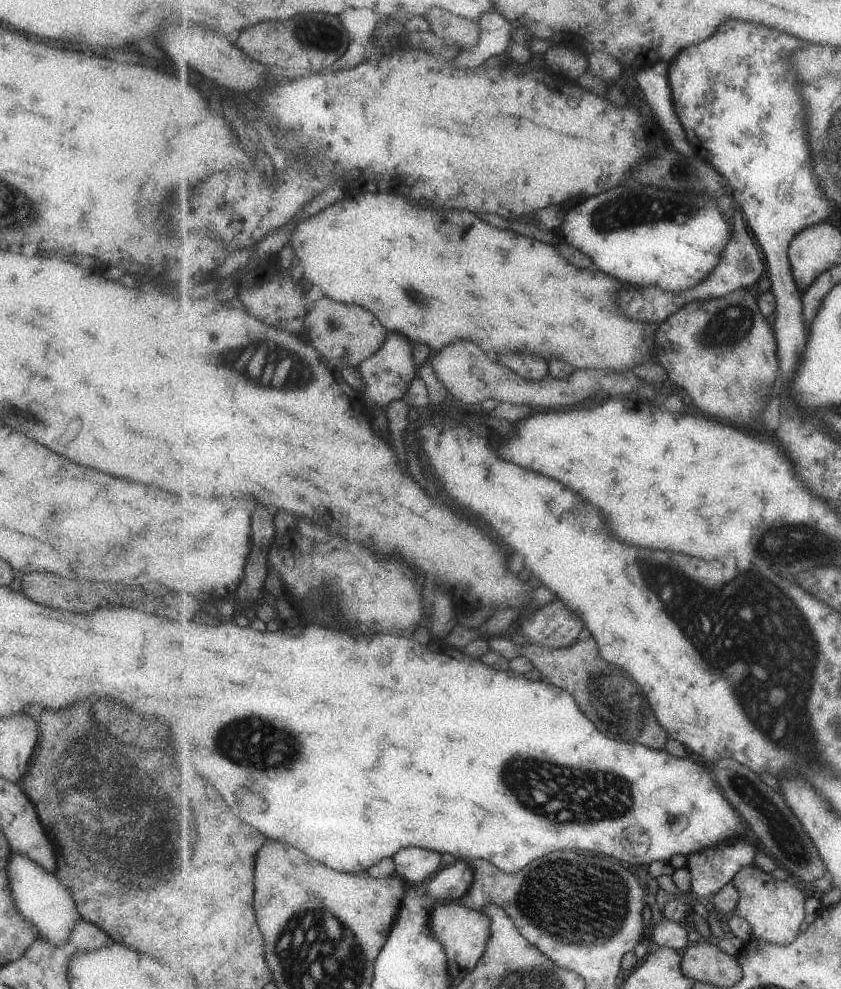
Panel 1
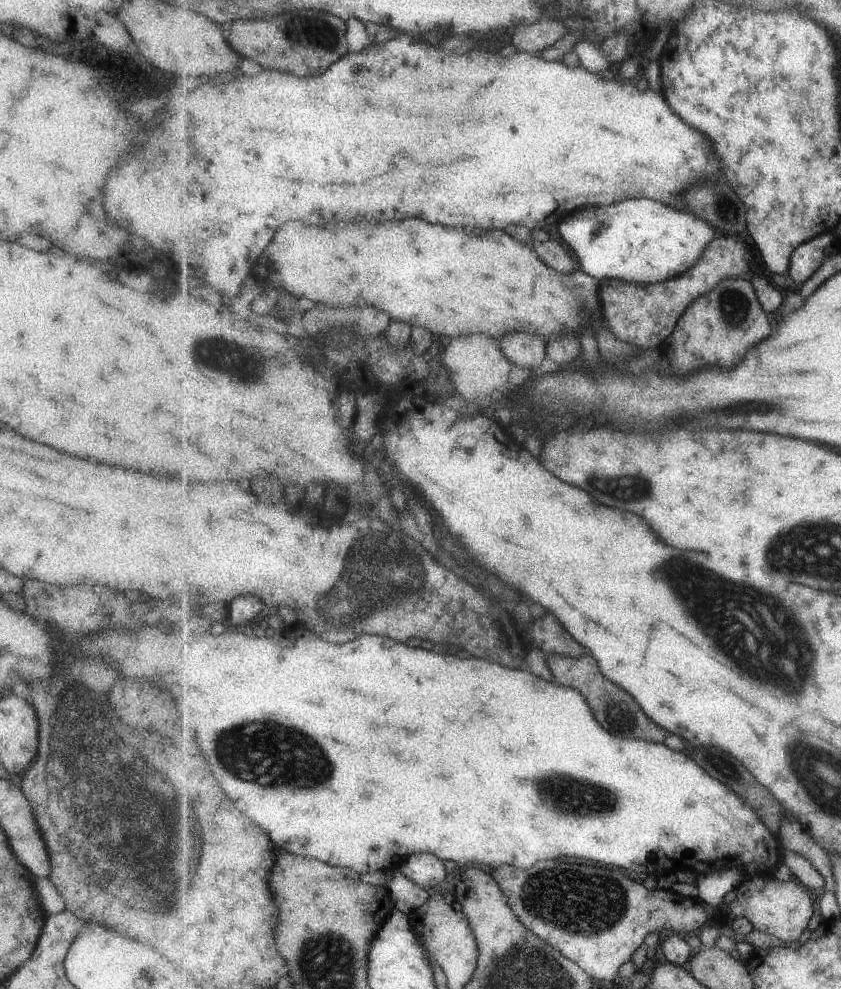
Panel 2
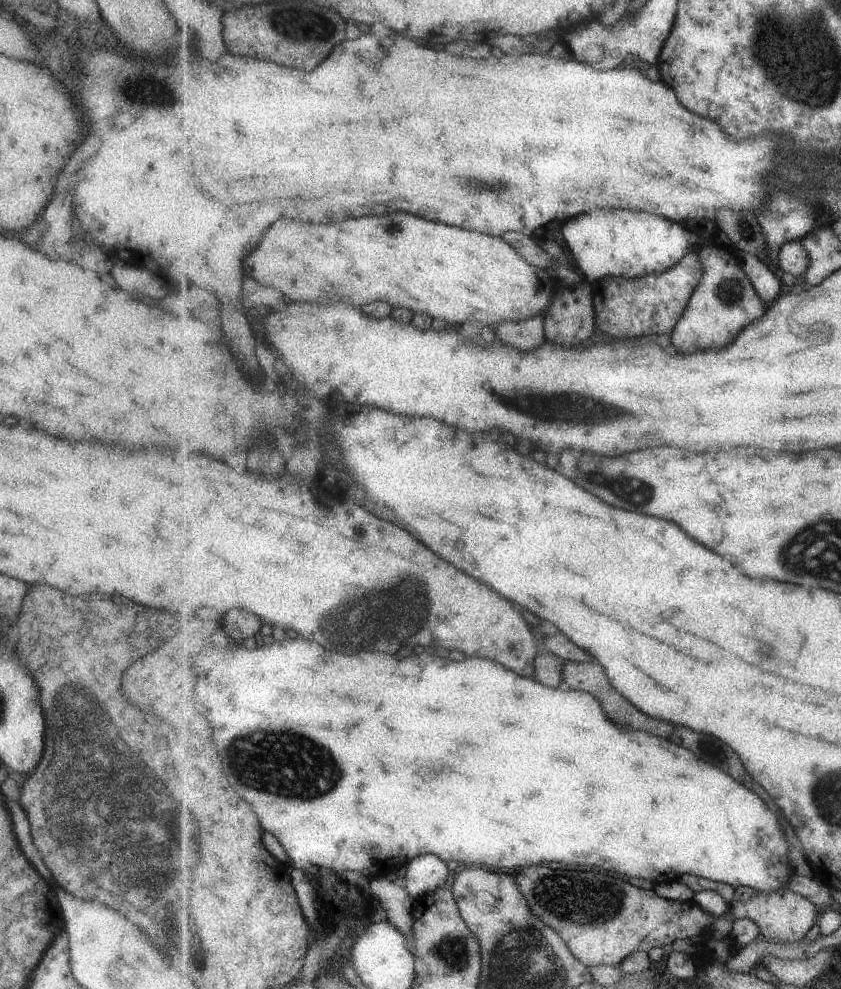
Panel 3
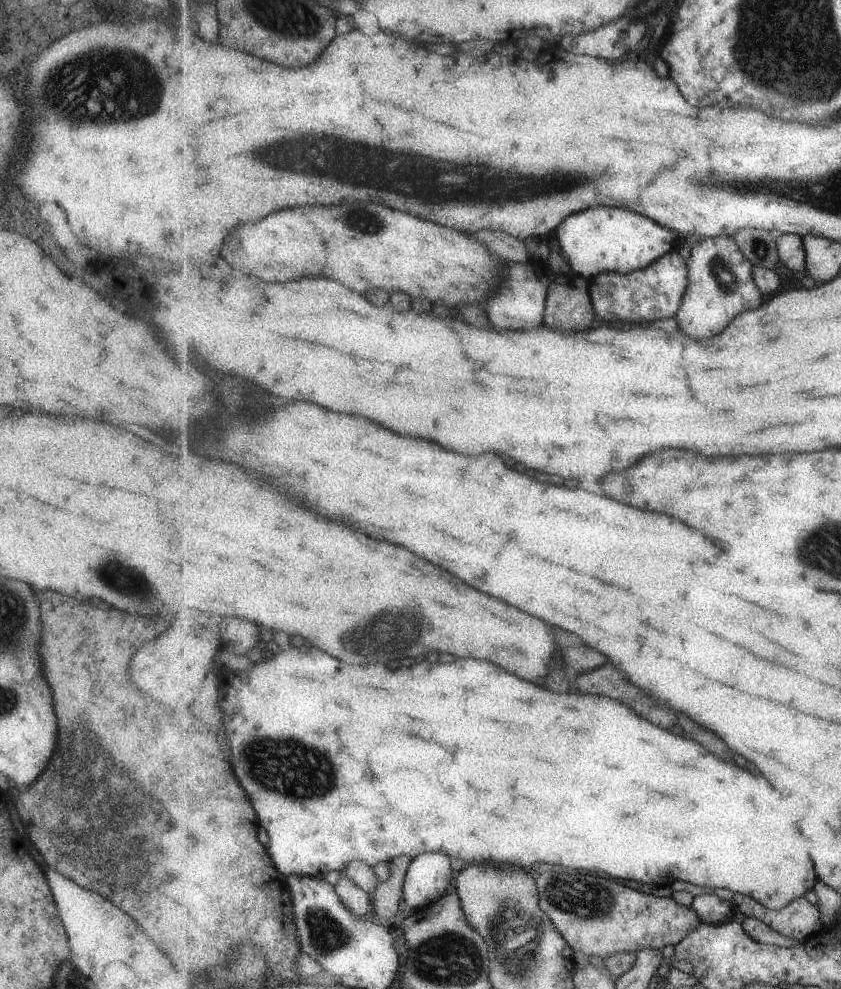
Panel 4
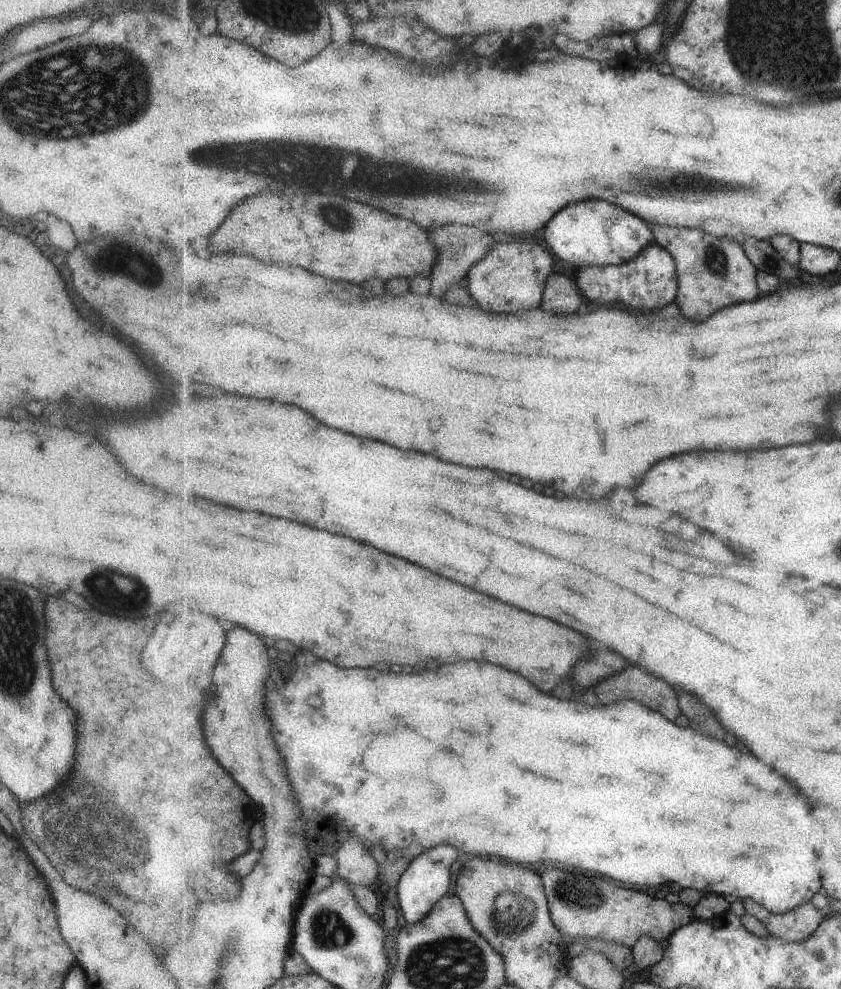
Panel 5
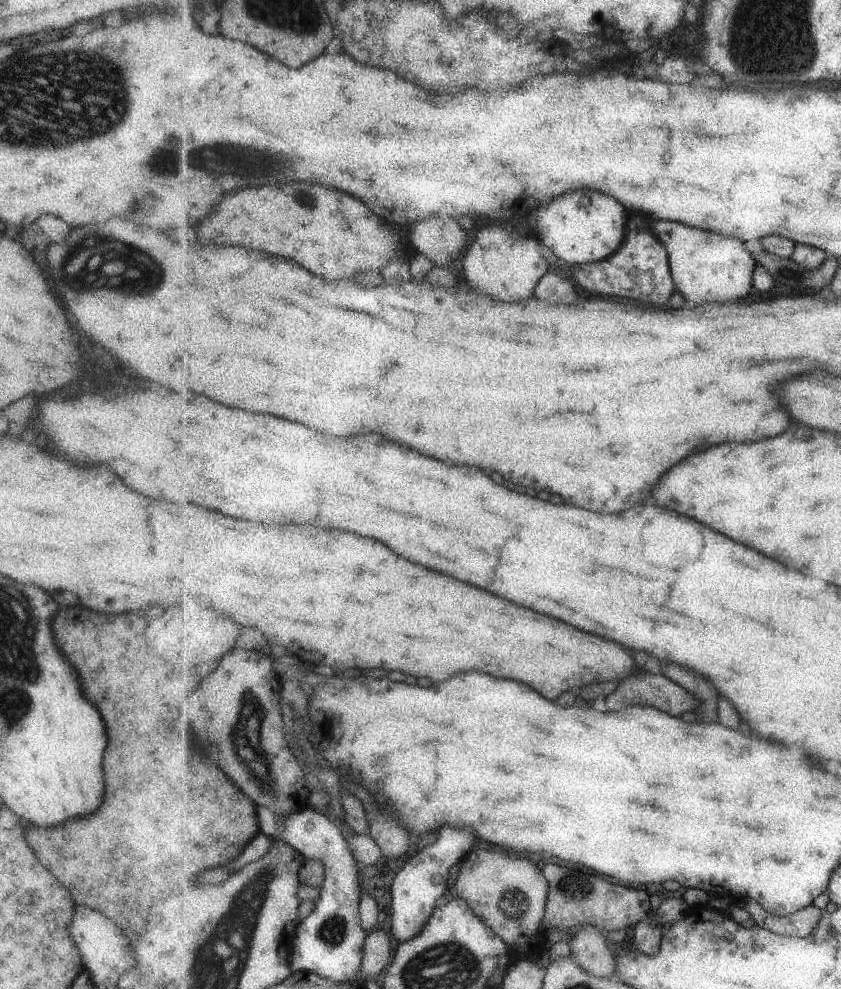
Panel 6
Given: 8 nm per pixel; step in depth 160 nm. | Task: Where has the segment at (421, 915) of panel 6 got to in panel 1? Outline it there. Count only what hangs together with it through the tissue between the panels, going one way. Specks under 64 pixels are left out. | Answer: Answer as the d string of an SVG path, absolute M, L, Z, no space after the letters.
M403 848L399 854L392 856L395 870L419 885L425 878L432 877L441 864L441 854L423 850L423 848Z

